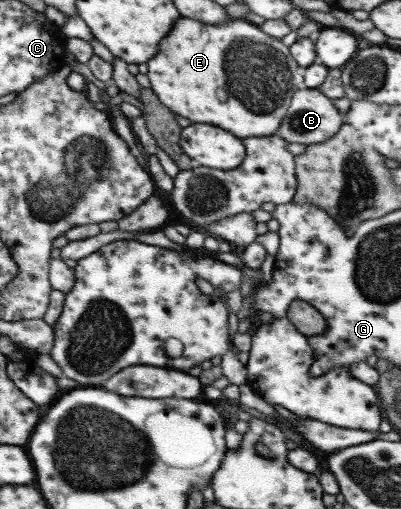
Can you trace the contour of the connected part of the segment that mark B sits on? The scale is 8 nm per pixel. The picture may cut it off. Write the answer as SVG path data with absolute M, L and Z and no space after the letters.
M298 89L289 100L287 114L283 116L283 122L275 132L275 136L288 143L314 145L333 137L342 124L341 115L333 106L331 99L326 98L316 89Z

